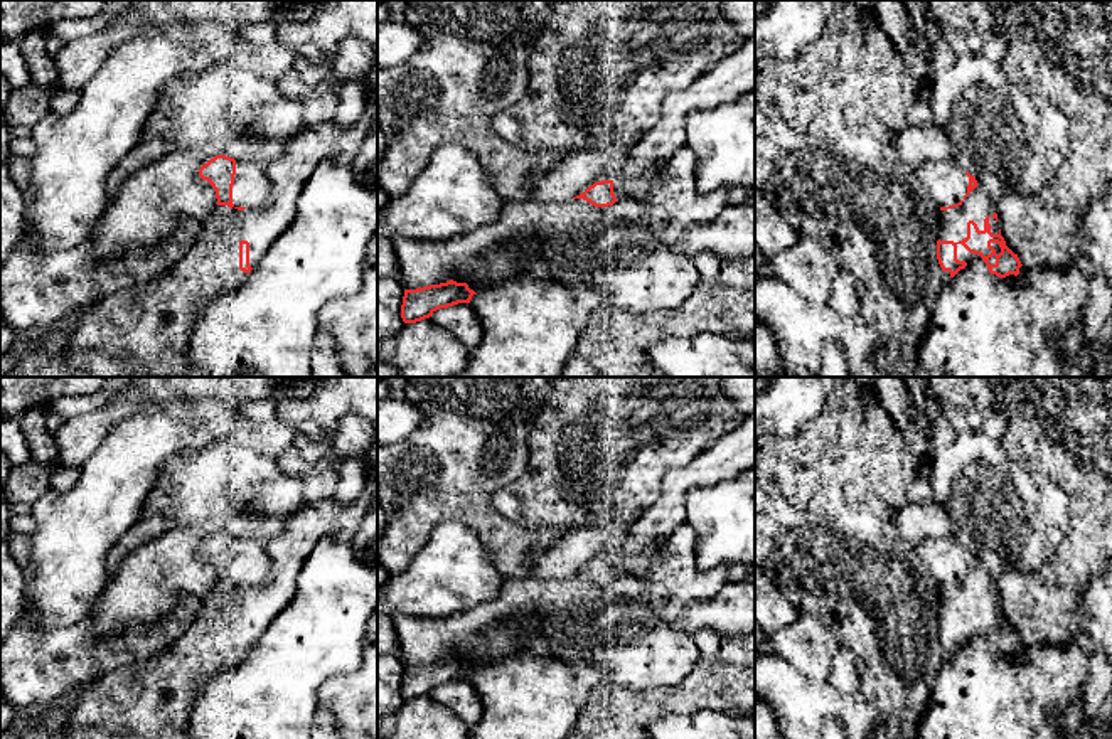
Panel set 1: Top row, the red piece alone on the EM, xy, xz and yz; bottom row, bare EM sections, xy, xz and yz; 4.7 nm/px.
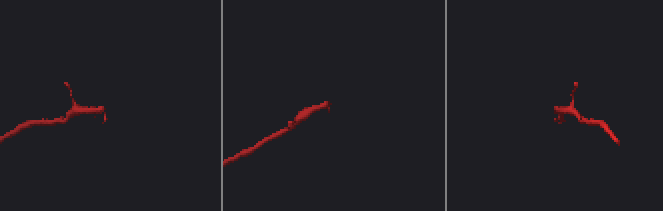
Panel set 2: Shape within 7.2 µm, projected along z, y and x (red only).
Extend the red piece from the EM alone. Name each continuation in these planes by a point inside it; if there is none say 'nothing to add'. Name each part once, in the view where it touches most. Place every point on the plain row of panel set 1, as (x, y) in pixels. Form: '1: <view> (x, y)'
1: xy (251, 563)

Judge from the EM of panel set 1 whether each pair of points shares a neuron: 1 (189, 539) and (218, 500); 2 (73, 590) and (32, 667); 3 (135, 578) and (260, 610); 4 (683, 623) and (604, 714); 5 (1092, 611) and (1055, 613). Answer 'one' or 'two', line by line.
1: two
2: two
3: two
4: two
5: two

